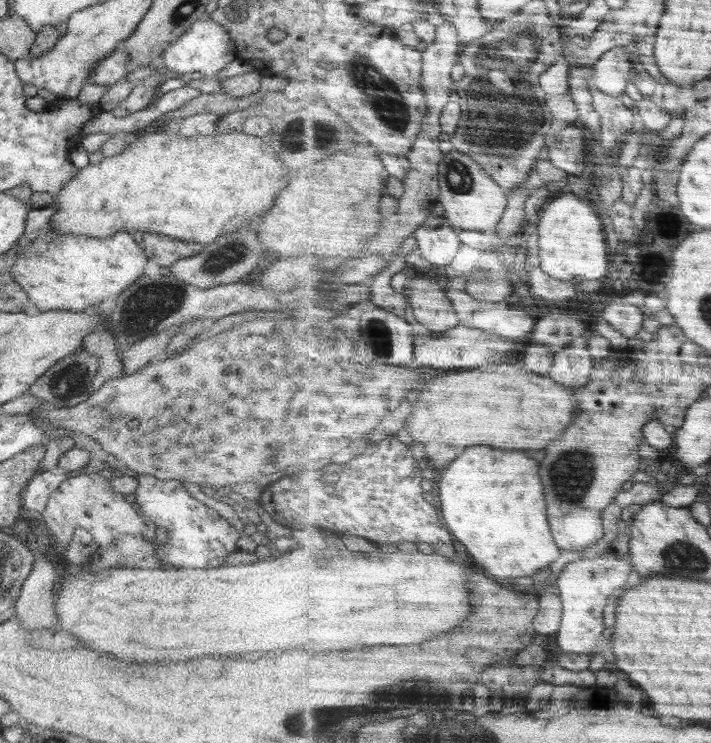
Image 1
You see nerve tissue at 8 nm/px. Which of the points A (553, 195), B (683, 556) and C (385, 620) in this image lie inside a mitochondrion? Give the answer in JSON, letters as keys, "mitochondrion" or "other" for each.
{"A":"other","B":"mitochondrion","C":"other"}

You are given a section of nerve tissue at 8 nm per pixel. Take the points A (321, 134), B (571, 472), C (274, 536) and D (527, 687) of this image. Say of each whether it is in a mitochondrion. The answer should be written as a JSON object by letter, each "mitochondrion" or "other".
{"A":"mitochondrion","B":"mitochondrion","C":"other","D":"other"}

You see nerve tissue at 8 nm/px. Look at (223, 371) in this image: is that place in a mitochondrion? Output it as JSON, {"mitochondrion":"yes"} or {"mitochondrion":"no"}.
{"mitochondrion":"no"}

